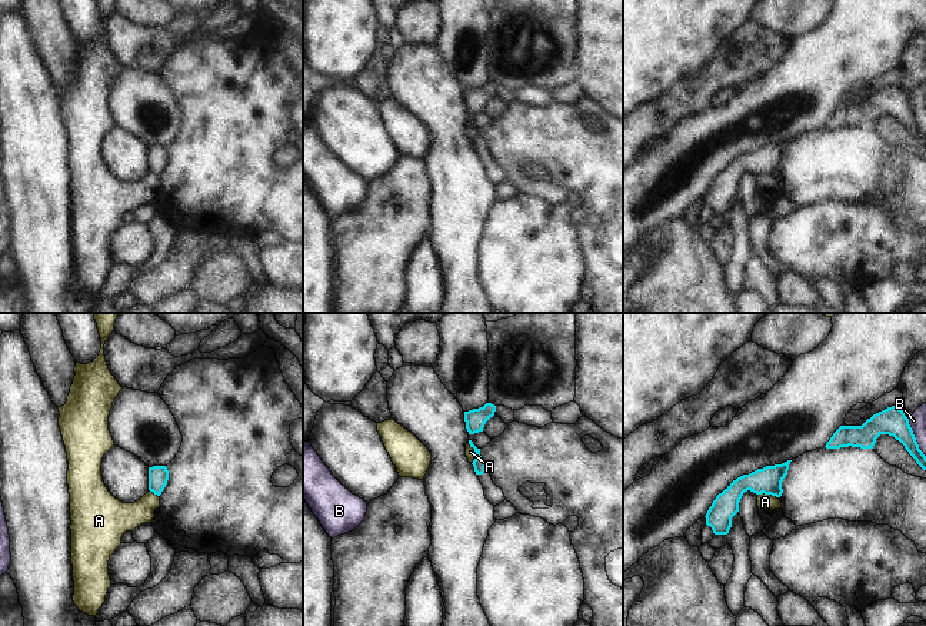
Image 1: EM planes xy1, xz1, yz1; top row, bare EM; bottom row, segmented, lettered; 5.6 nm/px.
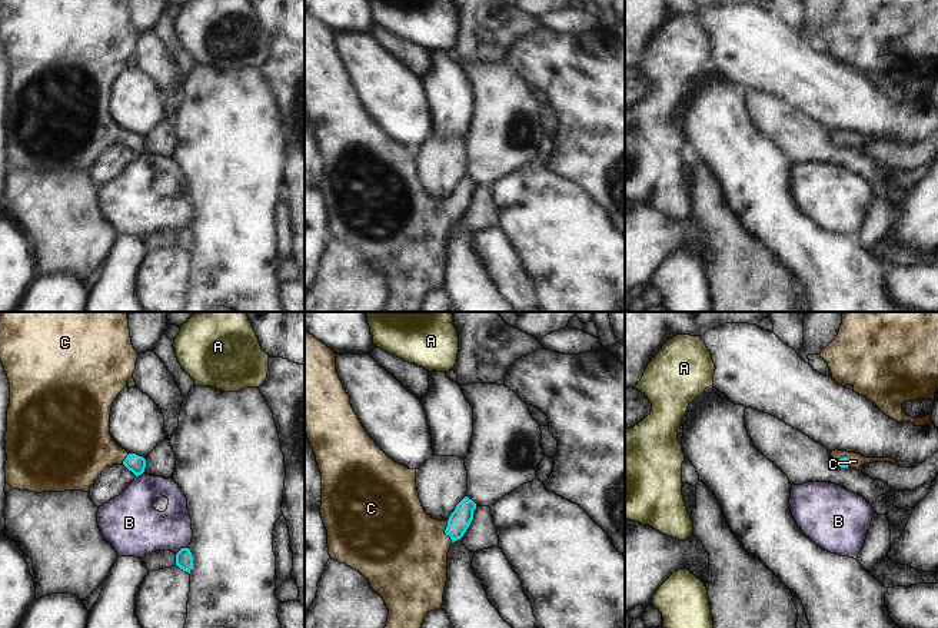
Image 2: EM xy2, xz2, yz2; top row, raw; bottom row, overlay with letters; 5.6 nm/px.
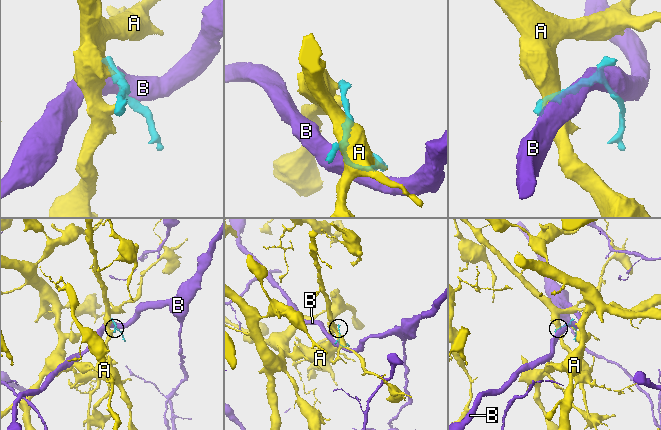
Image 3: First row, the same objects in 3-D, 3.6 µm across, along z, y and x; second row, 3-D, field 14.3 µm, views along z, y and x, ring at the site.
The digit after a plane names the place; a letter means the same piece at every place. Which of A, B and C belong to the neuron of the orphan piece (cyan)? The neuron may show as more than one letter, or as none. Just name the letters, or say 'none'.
C

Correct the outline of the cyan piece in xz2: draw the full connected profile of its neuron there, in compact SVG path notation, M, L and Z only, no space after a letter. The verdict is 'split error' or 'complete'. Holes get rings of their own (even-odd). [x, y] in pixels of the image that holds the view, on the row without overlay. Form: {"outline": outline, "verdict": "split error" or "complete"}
{"outline": "M306 9L305 112L322 153L320 195L327 210L330 237L359 250L383 278L389 289L383 312L419 312L425 296L442 288L448 262L448 232L469 207L476 183L465 176L448 200L433 199L425 192L416 169L416 149L390 139L365 110L336 51L336 33Z", "verdict": "split error"}

